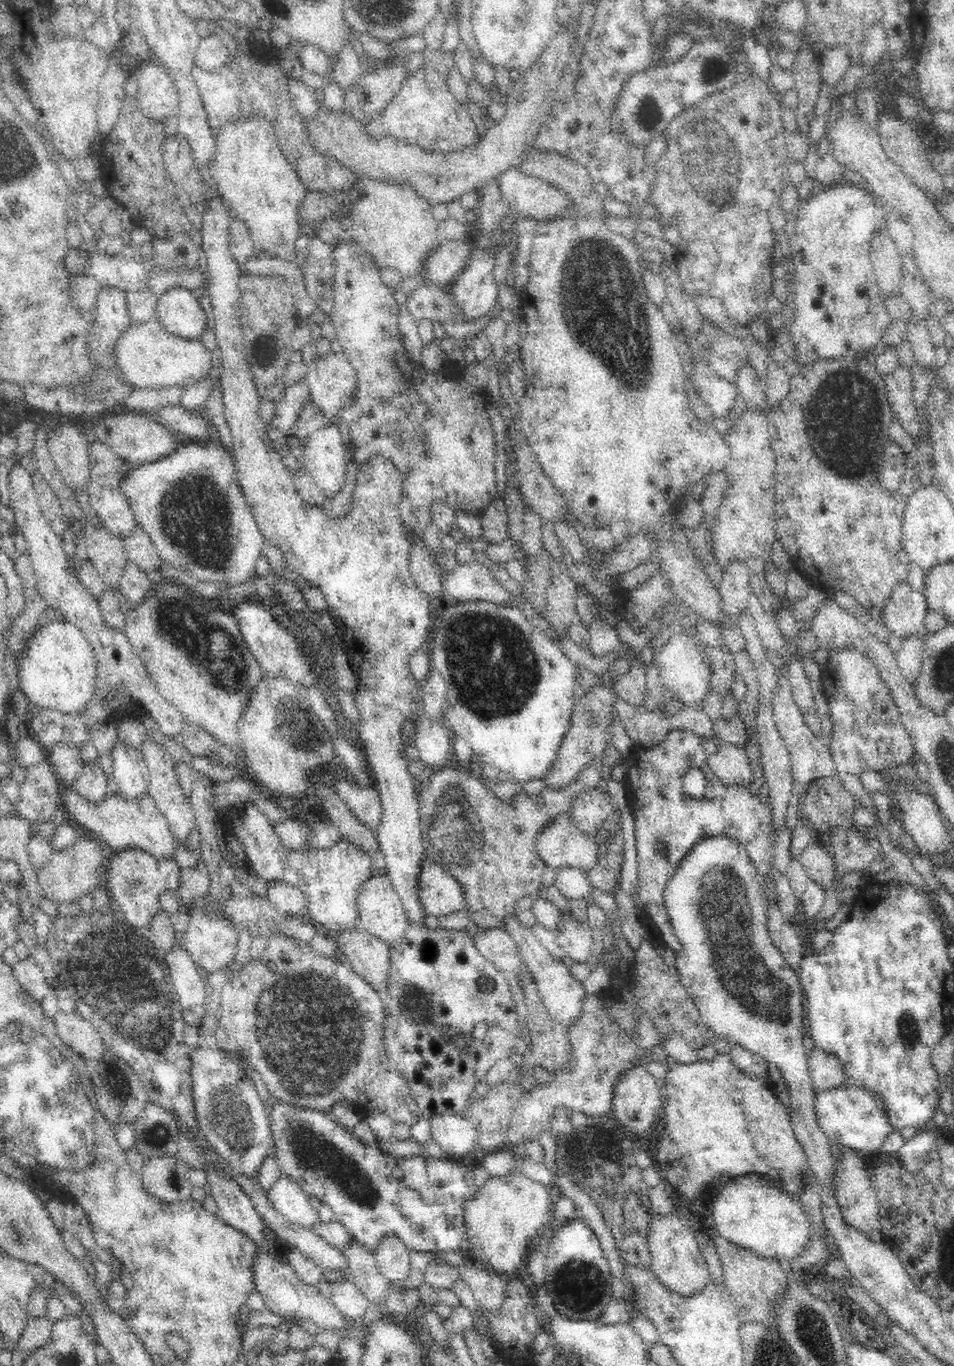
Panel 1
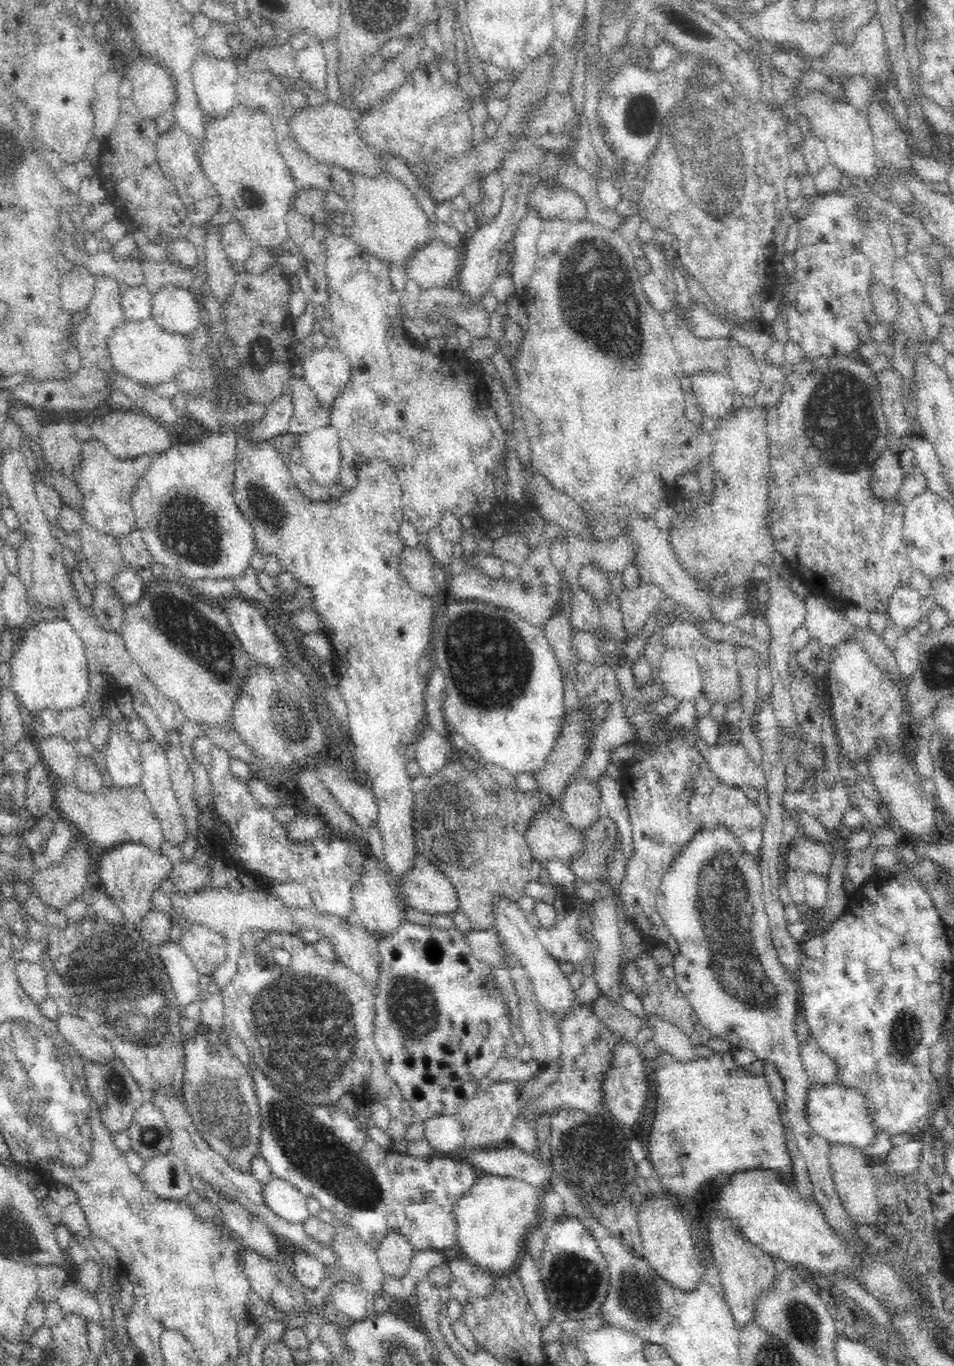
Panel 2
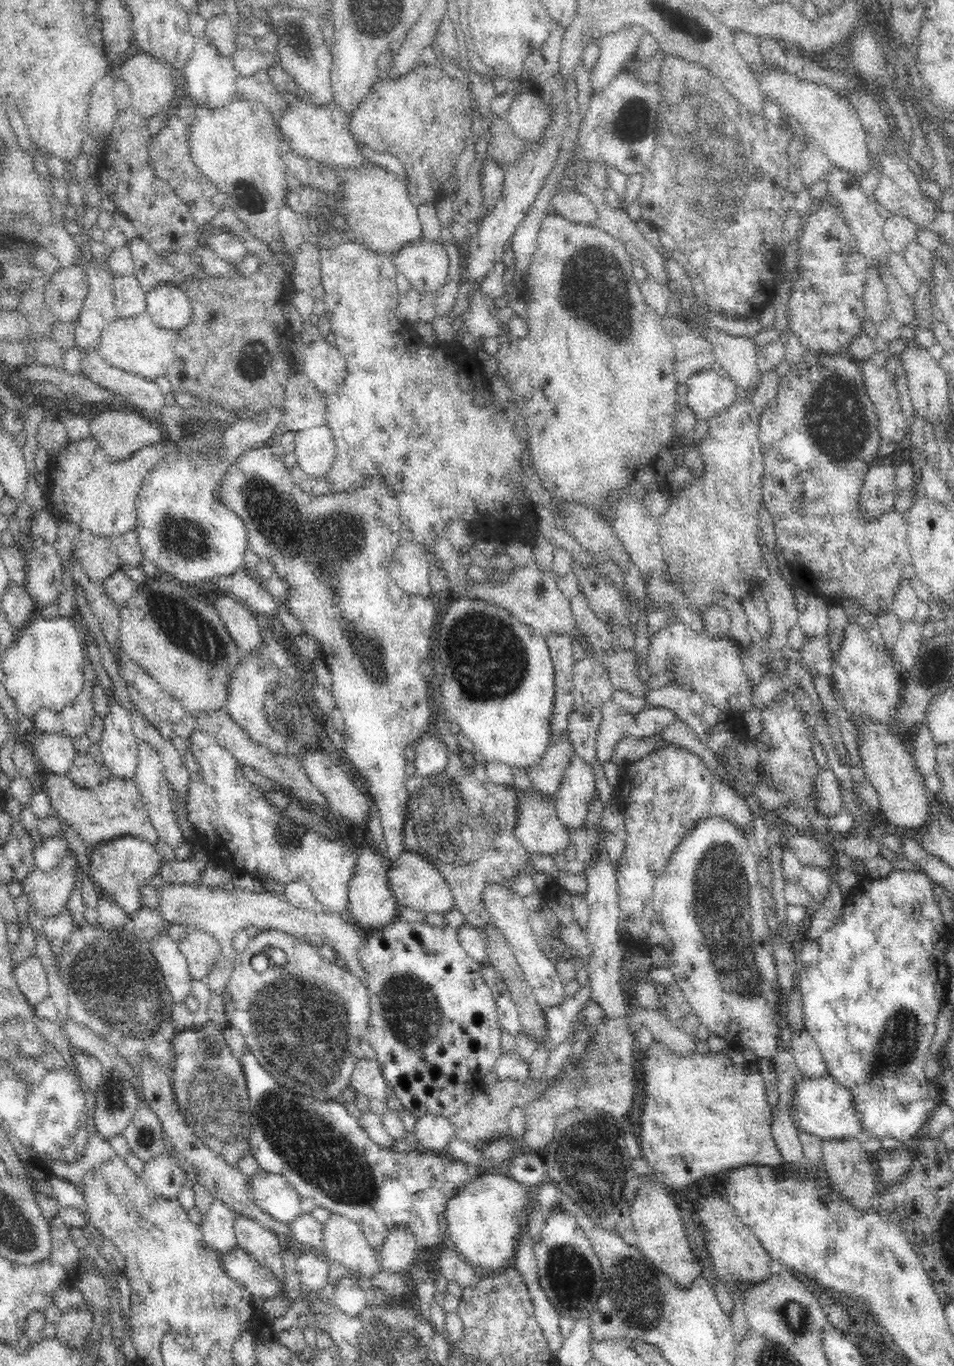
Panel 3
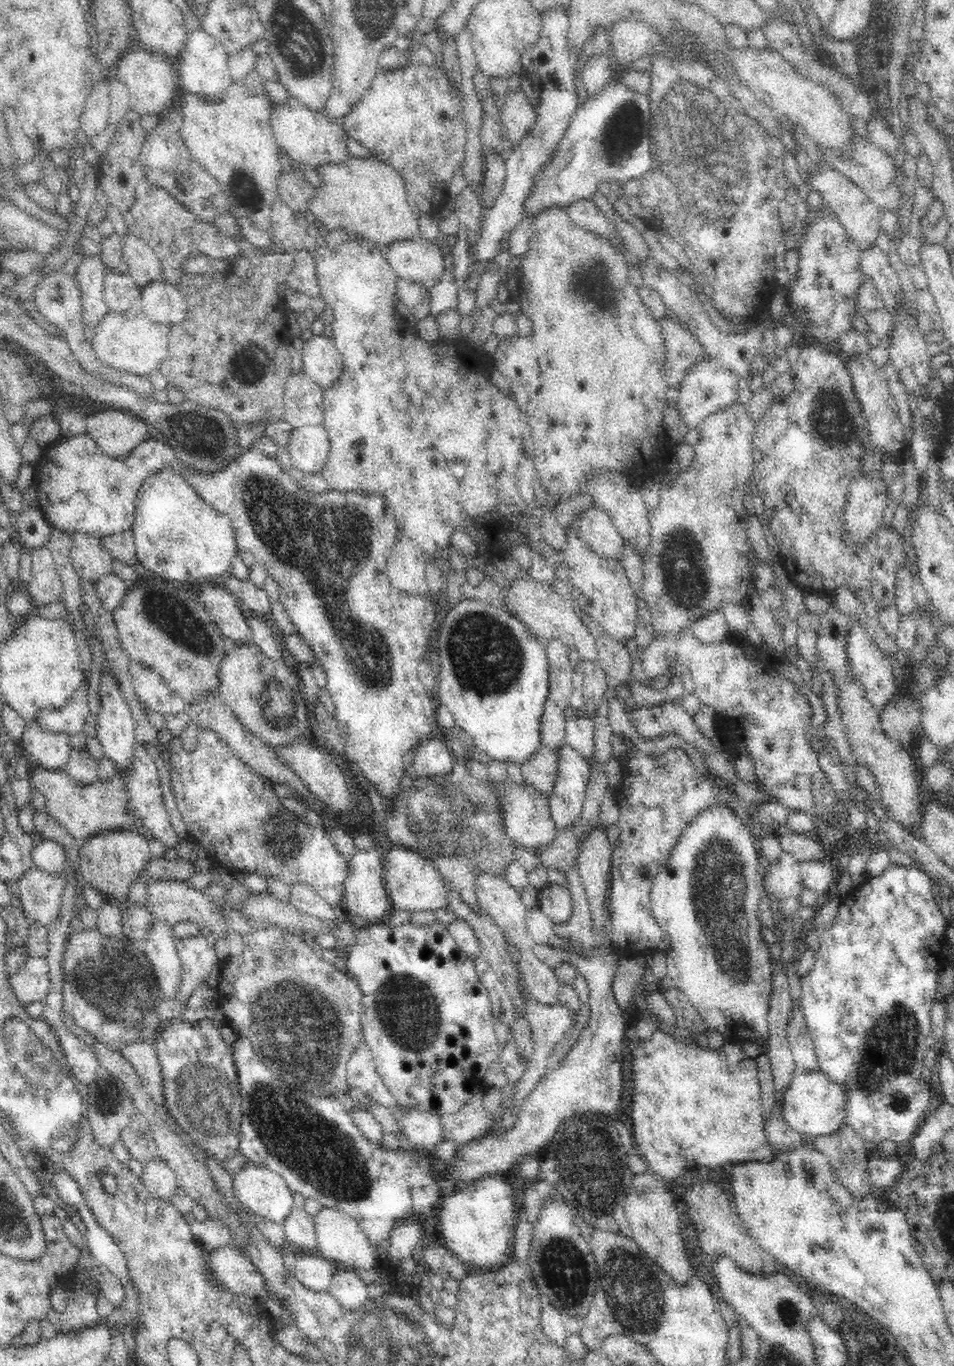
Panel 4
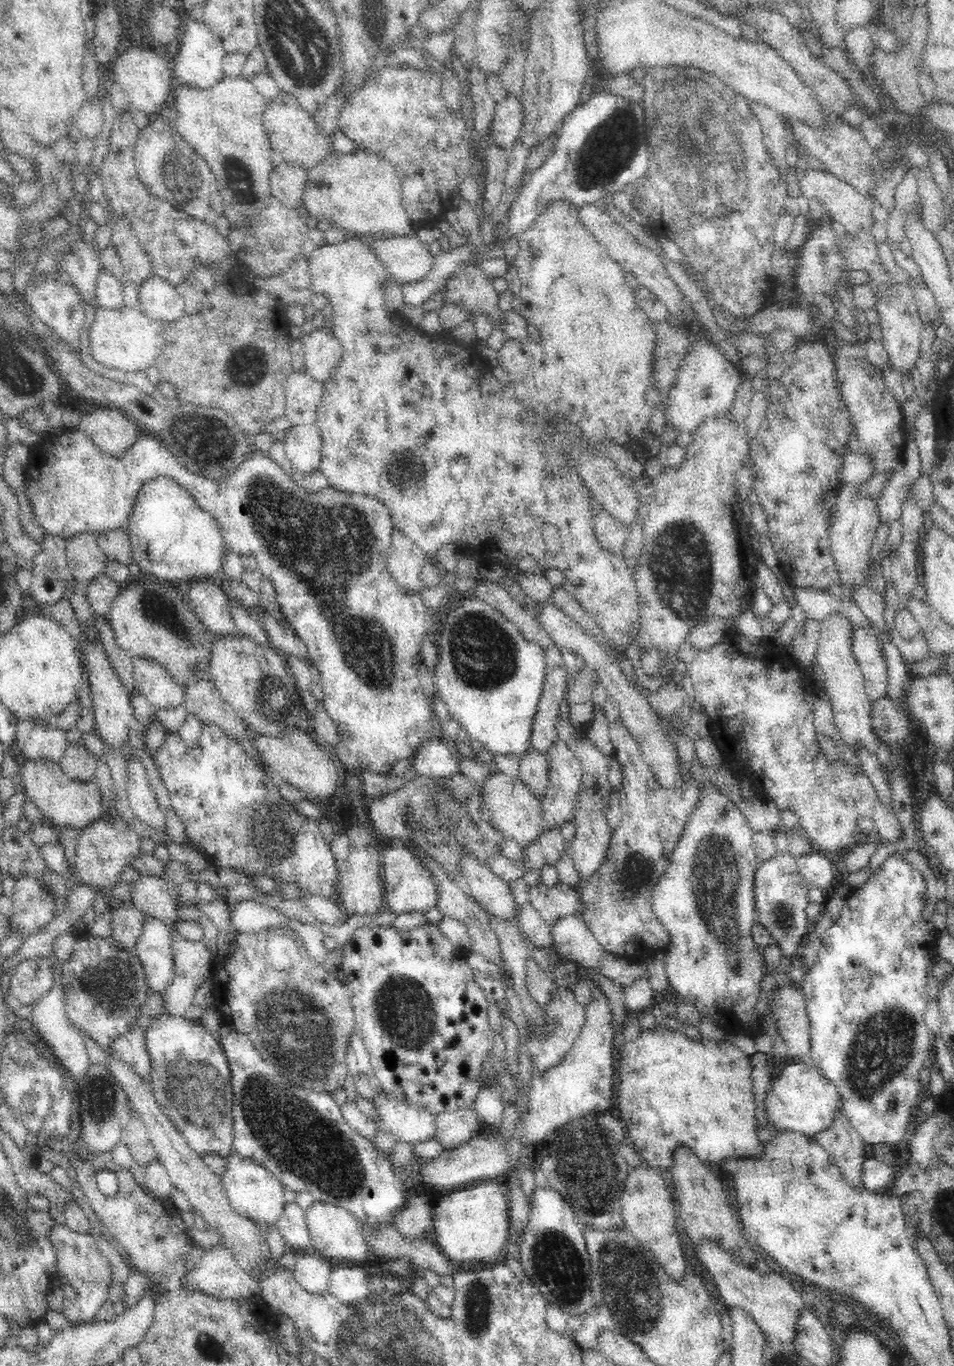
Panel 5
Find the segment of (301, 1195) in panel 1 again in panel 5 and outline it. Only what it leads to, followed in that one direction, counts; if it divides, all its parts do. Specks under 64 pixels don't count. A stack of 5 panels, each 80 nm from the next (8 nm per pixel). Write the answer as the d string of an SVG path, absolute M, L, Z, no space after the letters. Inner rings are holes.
M237 1152L226 1158L226 1170L222 1173L222 1185L224 1193L233 1208L238 1214L248 1217L255 1224L275 1225L284 1214L286 1196L284 1196L283 1182L276 1175L272 1174L267 1167L252 1162L249 1158L240 1156Z

